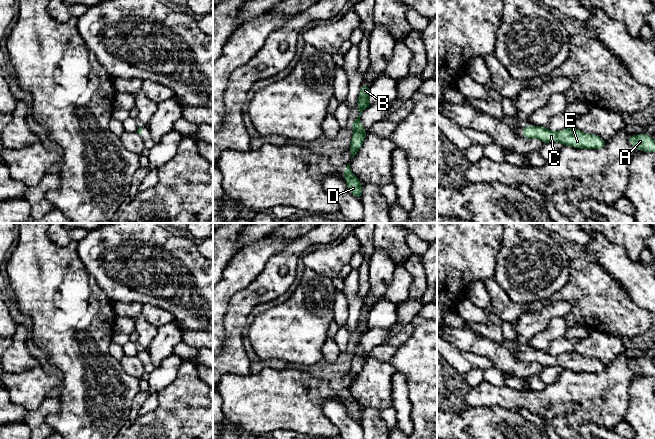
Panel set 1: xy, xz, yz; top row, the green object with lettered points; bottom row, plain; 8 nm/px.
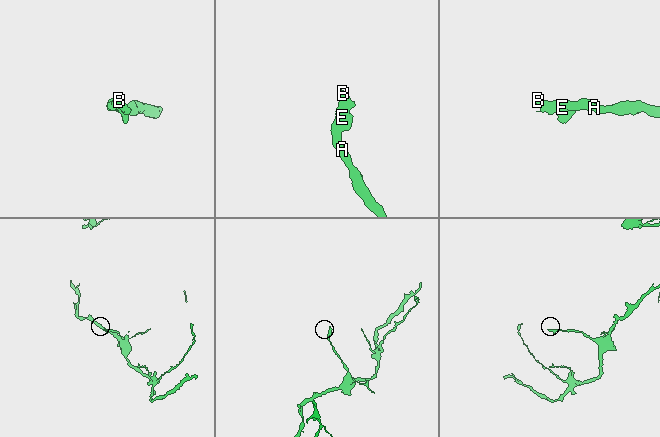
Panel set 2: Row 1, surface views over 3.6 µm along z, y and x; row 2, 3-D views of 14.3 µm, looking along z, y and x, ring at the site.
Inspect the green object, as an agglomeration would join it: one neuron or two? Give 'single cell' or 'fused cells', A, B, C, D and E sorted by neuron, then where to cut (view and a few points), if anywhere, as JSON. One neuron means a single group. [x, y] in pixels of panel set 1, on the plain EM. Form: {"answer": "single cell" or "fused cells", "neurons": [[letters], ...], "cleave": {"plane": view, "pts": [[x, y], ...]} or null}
{"answer": "single cell", "neurons": [["A", "B", "C", "D", "E"]], "cleave": null}

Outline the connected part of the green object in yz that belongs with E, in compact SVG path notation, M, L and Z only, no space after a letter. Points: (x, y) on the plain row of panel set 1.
M528 349L522 351L522 359L527 363L539 363L544 368L558 366L564 370L578 373L600 374L606 369L601 361L580 355L574 350L555 356L547 351Z

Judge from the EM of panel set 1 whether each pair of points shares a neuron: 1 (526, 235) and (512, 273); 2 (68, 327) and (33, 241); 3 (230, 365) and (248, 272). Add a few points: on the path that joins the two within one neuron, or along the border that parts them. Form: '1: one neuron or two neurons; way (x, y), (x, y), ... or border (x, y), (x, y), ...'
1: one neuron; way (526, 244), (526, 259), (521, 264)
2: one neuron; way (67, 306), (38, 270), (36, 262)
3: two neurons; border (262, 271), (247, 286), (239, 290), (228, 303)

